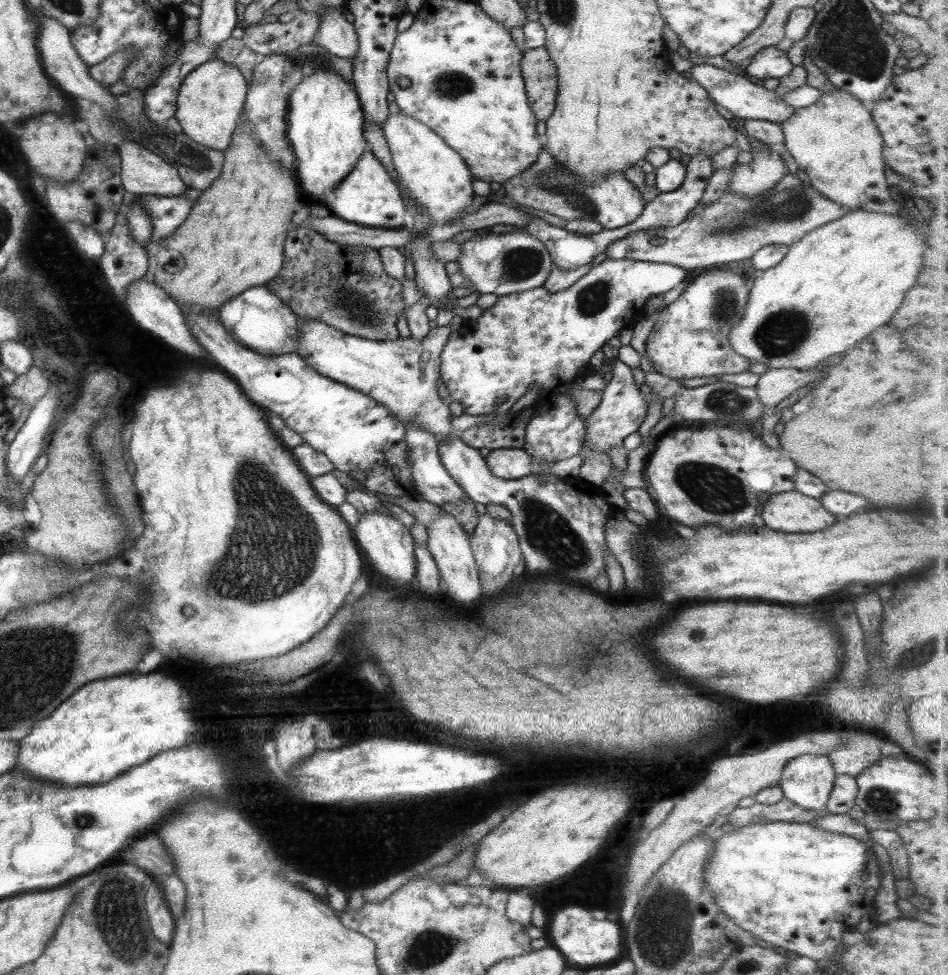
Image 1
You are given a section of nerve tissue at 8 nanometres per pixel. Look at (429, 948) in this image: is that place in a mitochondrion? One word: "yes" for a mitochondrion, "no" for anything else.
yes

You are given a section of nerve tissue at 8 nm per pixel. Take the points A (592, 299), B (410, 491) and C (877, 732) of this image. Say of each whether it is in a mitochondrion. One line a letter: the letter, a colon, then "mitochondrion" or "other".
A: mitochondrion
B: other
C: other

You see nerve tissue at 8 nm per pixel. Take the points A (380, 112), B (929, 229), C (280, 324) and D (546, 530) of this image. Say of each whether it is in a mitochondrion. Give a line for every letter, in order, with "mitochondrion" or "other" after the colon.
A: other
B: other
C: other
D: mitochondrion

